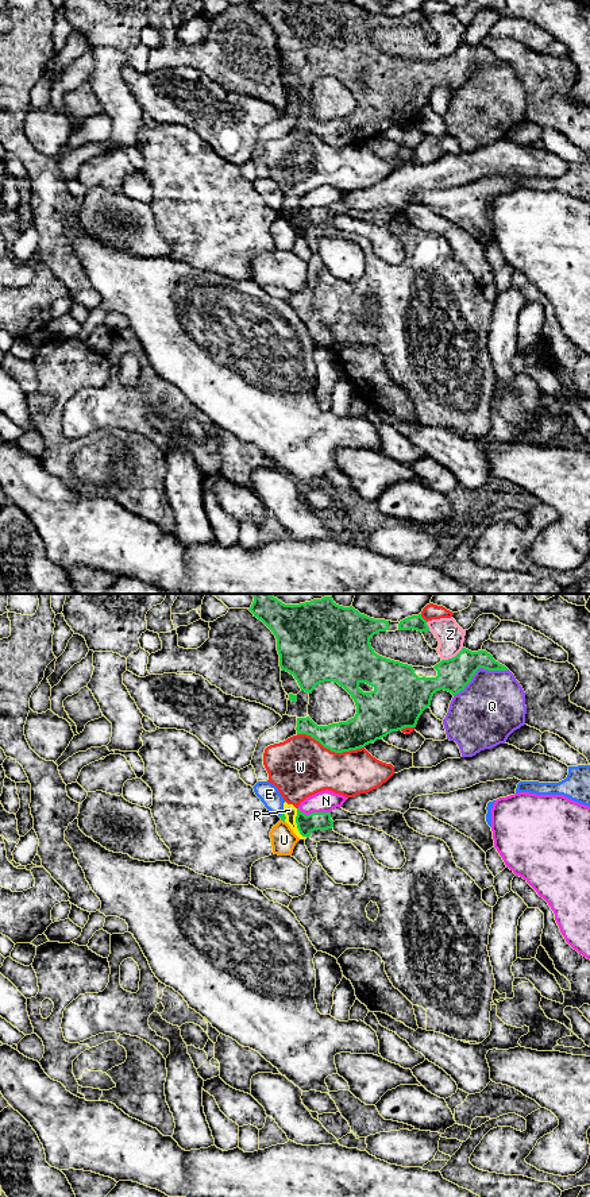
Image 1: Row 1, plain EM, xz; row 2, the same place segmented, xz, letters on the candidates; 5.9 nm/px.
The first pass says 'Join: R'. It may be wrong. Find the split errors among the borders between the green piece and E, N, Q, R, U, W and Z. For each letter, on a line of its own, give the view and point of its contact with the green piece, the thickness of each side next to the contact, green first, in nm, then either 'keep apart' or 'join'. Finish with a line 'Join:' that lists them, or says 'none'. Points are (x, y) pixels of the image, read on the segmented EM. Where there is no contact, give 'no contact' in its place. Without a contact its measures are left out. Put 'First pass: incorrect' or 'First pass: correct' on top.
First pass: incorrect
E: xz (281, 814) | 40/120 nm | keep apart
N: xz (313, 813) | 110/130 nm | keep apart
Q: xz (478, 668) | 190/400 nm | keep apart
R: xz (297, 825) | 110/80 nm | keep apart
U: xz (282, 819) | 40/150 nm | keep apart
W: xz (331, 750) | 190/360 nm | keep apart
Z: xz (452, 657) | 190/160 nm | keep apart
Join: none

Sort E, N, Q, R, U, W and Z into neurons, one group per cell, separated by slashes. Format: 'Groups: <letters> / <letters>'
Groups: E / N / Q / R W / U / Z

